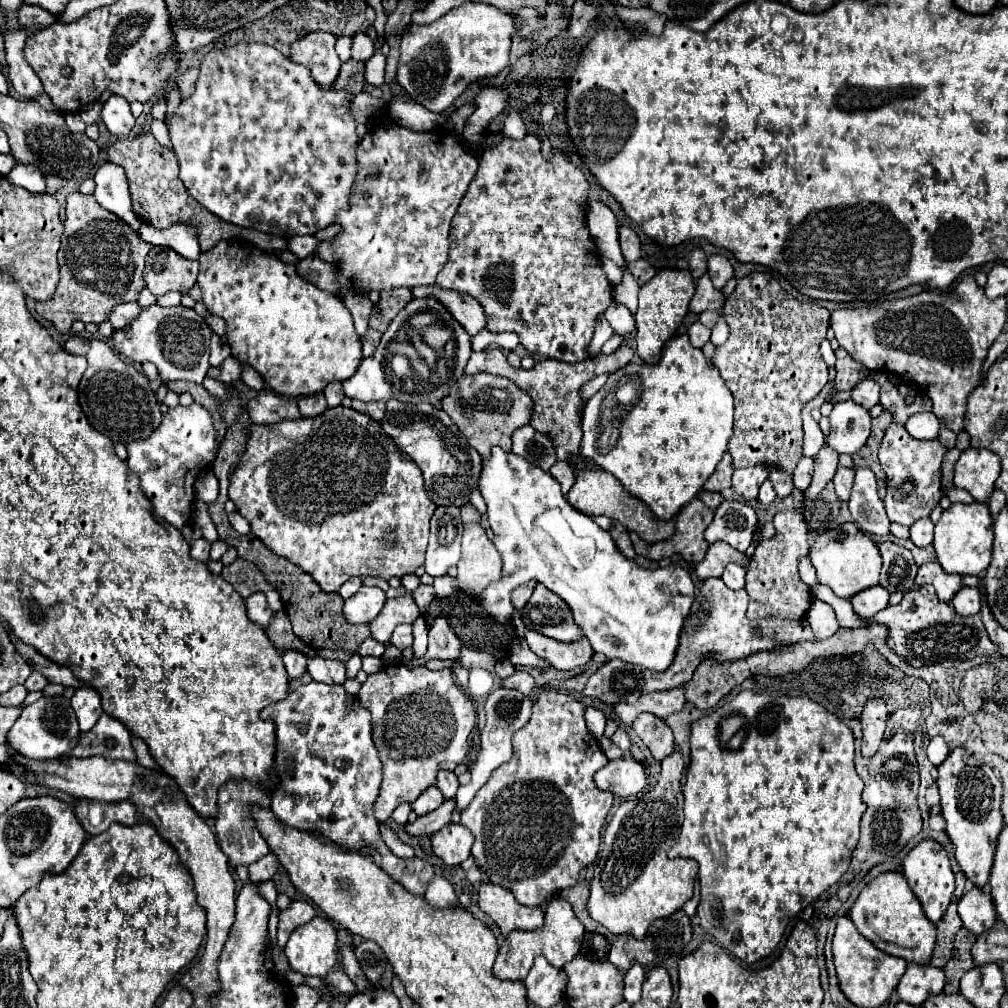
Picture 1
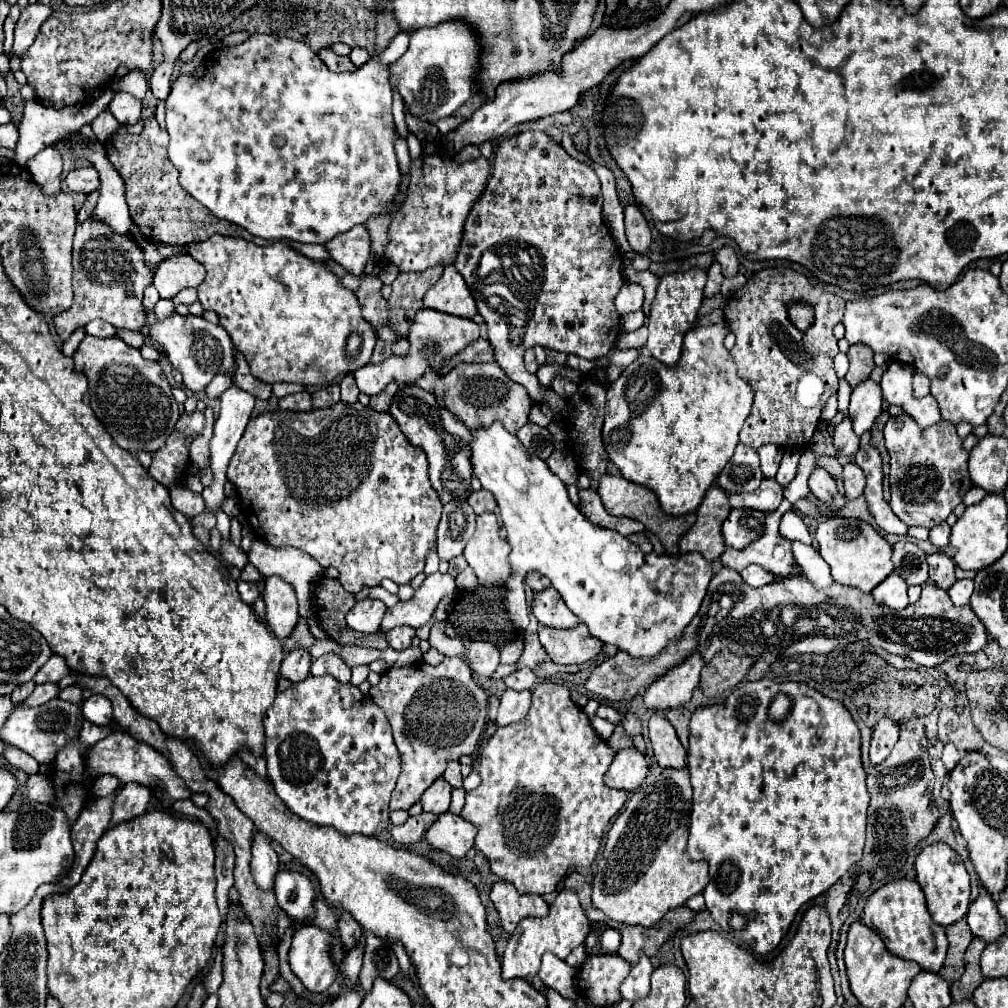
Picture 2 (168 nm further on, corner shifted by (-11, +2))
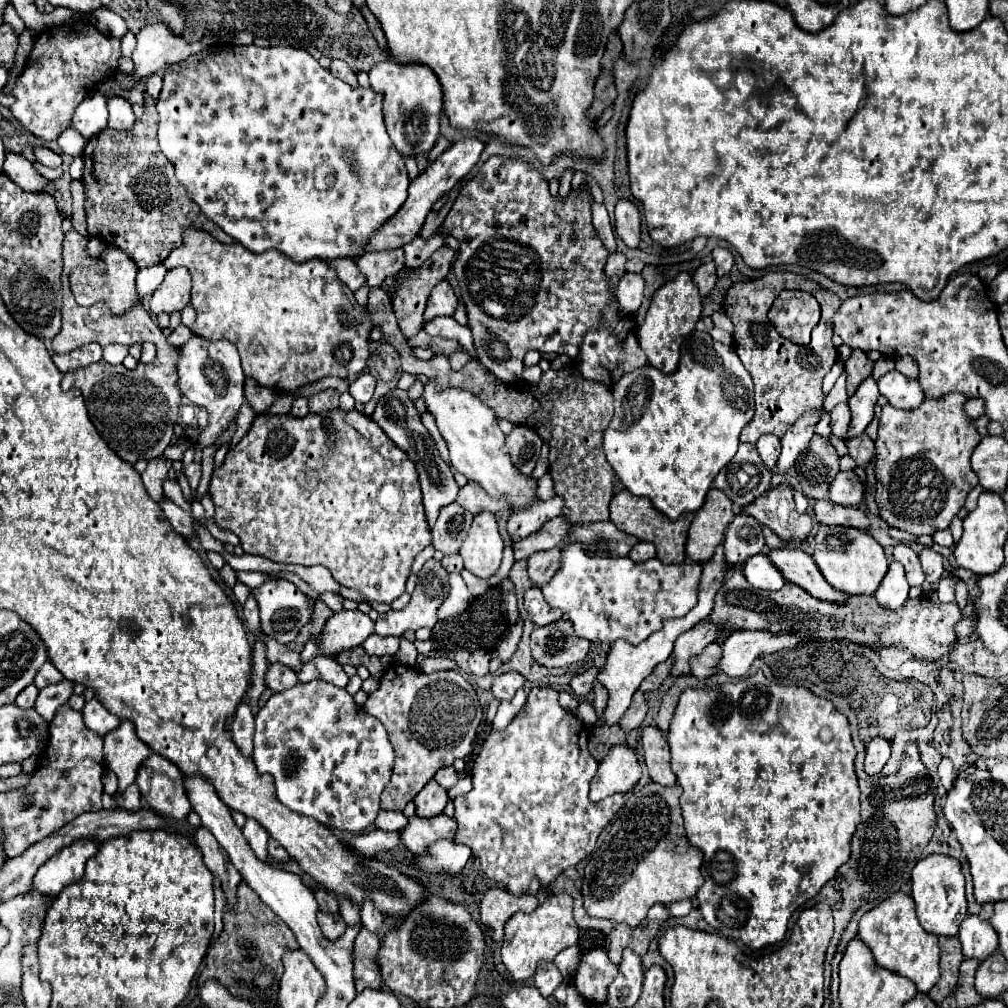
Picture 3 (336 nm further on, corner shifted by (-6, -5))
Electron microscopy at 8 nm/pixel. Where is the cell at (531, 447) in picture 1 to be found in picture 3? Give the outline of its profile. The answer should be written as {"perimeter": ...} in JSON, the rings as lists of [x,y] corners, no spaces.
{"perimeter":[[[519,425],[505,437],[505,445],[507,453],[511,453],[511,461],[515,461],[515,469],[523,475],[531,475],[543,445],[539,435],[533,429]]]}

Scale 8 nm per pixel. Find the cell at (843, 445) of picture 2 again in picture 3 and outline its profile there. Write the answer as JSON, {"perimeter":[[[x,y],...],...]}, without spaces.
{"perimeter":[[[847,403],[835,405],[835,409],[833,409],[829,415],[831,415],[831,429],[833,429],[833,435],[835,435],[835,437],[843,437],[843,435],[847,433],[849,419],[851,419],[849,405],[847,405]]]}

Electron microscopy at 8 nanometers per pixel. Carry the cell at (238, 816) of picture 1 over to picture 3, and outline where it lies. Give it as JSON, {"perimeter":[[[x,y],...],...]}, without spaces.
{"perimeter":[[[241,703],[235,711],[231,733],[233,733],[233,741],[239,745],[239,749],[245,757],[251,757],[251,753],[253,753],[253,733],[255,733],[253,721],[255,719],[253,719],[251,707],[247,703]]]}

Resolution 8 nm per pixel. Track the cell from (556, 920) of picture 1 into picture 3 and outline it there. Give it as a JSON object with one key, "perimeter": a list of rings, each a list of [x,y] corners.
{"perimeter":[[[553,893],[549,895],[537,909],[531,913],[515,913],[505,923],[505,939],[501,947],[501,959],[507,971],[513,975],[515,981],[525,981],[535,975],[537,961],[553,961],[553,957],[575,945],[579,939],[579,927],[573,919],[573,899],[567,893]]]}

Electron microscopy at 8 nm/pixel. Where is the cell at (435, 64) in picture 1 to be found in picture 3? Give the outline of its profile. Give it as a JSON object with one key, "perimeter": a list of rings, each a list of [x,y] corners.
{"perimeter":[[[387,59],[369,71],[369,81],[375,93],[383,95],[383,119],[397,151],[403,157],[419,157],[431,151],[439,137],[439,117],[443,109],[443,93],[435,73],[425,65],[399,65]]]}

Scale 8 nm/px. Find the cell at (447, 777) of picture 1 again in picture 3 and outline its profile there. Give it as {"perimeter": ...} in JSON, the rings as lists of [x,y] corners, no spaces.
{"perimeter":[[[443,767],[443,769],[439,769],[439,773],[435,773],[433,779],[435,779],[441,787],[451,789],[451,785],[455,785],[455,783],[459,781],[459,775],[457,775],[455,767]]]}

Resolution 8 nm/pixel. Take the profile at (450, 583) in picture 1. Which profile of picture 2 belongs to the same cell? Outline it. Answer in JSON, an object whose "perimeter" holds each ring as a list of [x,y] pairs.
{"perimeter":[[[430,574],[426,576],[424,584],[414,592],[414,596],[406,602],[398,602],[394,608],[390,608],[382,620],[382,630],[388,632],[396,626],[412,626],[412,628],[420,628],[424,626],[430,616],[434,614],[438,602],[452,594],[456,590],[454,578],[450,574]]]}

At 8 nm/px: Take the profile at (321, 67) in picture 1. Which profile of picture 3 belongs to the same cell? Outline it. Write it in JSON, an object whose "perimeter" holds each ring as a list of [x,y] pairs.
{"perimeter":[[[335,59],[333,63],[331,63],[331,75],[333,77],[337,77],[337,79],[341,79],[341,81],[345,81],[347,85],[351,85],[353,89],[355,87],[359,87],[359,83],[357,83],[357,75],[349,69],[349,65],[345,63],[345,61],[339,61],[339,59]]]}

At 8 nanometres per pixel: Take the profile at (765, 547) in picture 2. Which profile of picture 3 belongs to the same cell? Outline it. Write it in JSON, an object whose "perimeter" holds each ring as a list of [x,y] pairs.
{"perimeter":[[[771,549],[767,555],[779,567],[779,571],[785,575],[785,579],[789,583],[801,585],[801,589],[811,593],[811,597],[815,597],[819,601],[831,601],[837,605],[847,601],[845,593],[827,585],[827,581],[819,573],[819,567],[811,559],[811,555],[807,555],[805,551],[801,551],[801,549]]]}

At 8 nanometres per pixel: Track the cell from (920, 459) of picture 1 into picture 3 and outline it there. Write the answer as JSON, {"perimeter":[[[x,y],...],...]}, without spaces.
{"perimeter":[[[949,393],[947,397],[941,397],[939,401],[925,399],[923,405],[919,405],[919,409],[909,409],[909,411],[907,409],[895,409],[889,403],[883,405],[883,413],[881,413],[881,419],[879,419],[879,435],[875,439],[875,477],[877,477],[877,495],[875,495],[875,501],[879,505],[881,519],[889,527],[895,527],[895,529],[901,529],[901,531],[907,531],[907,533],[913,533],[913,535],[933,535],[939,529],[947,529],[951,525],[951,519],[957,517],[957,513],[963,509],[967,493],[977,485],[977,475],[971,469],[969,457],[971,457],[973,449],[977,447],[977,443],[981,441],[981,435],[977,433],[977,427],[975,427],[975,419],[971,419],[965,413],[965,401],[967,401],[967,397],[963,397],[963,393]]]}

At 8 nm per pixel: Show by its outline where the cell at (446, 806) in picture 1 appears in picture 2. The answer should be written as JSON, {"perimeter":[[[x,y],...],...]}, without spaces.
{"perimeter":[[[426,812],[418,816],[410,816],[406,824],[392,828],[392,836],[398,844],[414,844],[424,838],[424,830],[428,830],[428,826],[432,826],[434,820],[436,820],[436,814],[426,814]]]}

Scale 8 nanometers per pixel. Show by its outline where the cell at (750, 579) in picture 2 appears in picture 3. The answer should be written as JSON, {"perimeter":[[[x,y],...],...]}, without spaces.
{"perimeter":[[[765,553],[749,557],[743,569],[743,575],[753,587],[765,589],[765,591],[777,591],[787,583],[783,573],[779,573],[779,569],[773,565],[773,561],[769,561],[769,555]]]}

